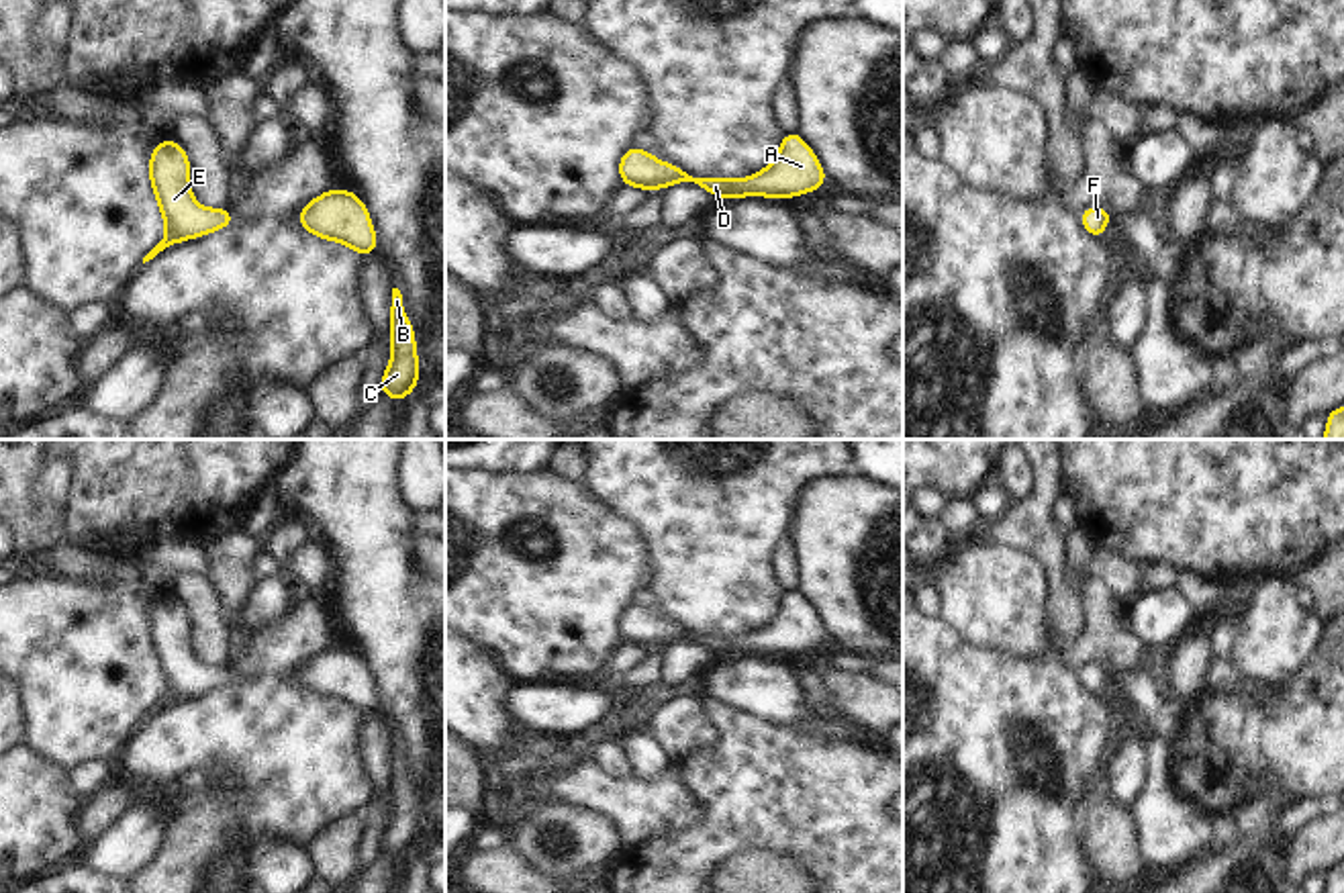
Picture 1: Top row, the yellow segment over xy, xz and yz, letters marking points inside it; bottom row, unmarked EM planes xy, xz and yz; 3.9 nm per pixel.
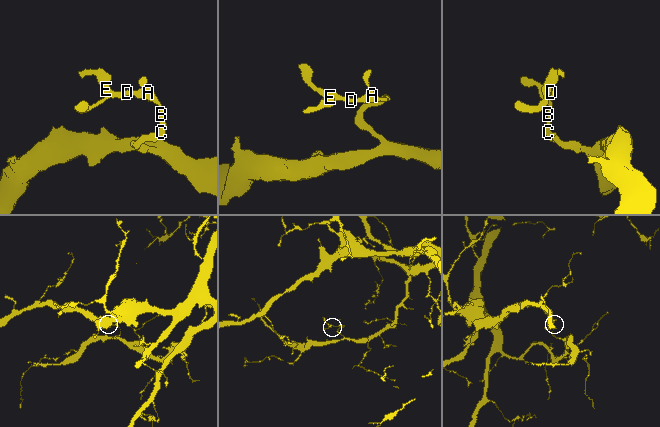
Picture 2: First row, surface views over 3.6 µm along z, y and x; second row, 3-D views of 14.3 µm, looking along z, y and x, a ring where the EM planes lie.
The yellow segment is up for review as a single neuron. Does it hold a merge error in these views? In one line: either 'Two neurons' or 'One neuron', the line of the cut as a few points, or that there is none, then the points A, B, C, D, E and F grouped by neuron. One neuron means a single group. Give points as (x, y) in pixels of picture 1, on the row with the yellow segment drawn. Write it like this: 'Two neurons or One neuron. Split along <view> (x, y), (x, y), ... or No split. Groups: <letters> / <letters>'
One neuron. No split. Groups: A B C D E F

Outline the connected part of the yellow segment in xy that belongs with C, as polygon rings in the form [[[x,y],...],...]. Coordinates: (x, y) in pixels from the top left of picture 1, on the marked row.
[[[392,288],[390,302],[390,345],[392,360],[382,376],[382,394],[402,401],[419,382],[419,358],[415,349],[415,329],[409,323],[402,307],[402,294]]]

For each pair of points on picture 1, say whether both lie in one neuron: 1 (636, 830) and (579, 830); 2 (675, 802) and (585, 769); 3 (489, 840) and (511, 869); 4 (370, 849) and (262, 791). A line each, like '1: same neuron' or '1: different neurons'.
1: different neurons
2: same neuron
3: different neurons
4: different neurons

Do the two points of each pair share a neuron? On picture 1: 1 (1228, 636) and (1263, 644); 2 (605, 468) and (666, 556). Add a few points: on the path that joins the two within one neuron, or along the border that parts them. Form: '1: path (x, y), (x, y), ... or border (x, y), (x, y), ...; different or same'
1: border (1242, 616), (1232, 665), (1259, 681); different
2: path (628, 491), (666, 534); same

